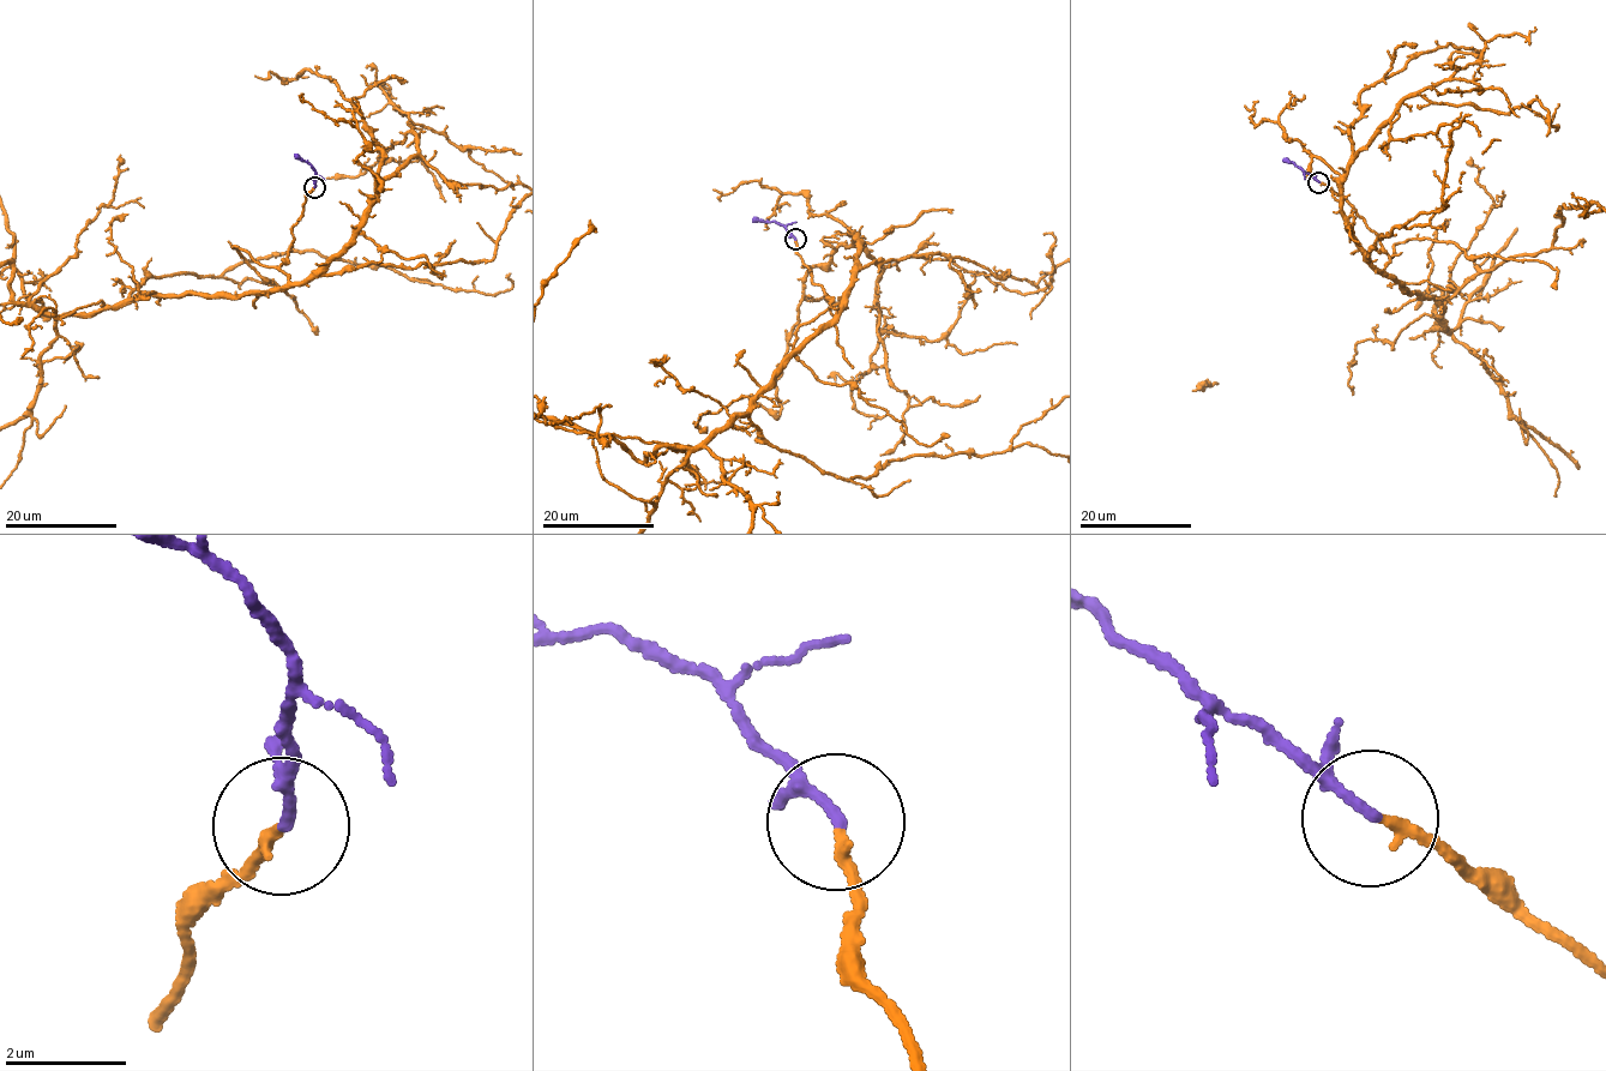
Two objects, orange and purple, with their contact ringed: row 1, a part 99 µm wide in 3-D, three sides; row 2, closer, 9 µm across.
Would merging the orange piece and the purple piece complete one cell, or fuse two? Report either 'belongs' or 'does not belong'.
belongs

